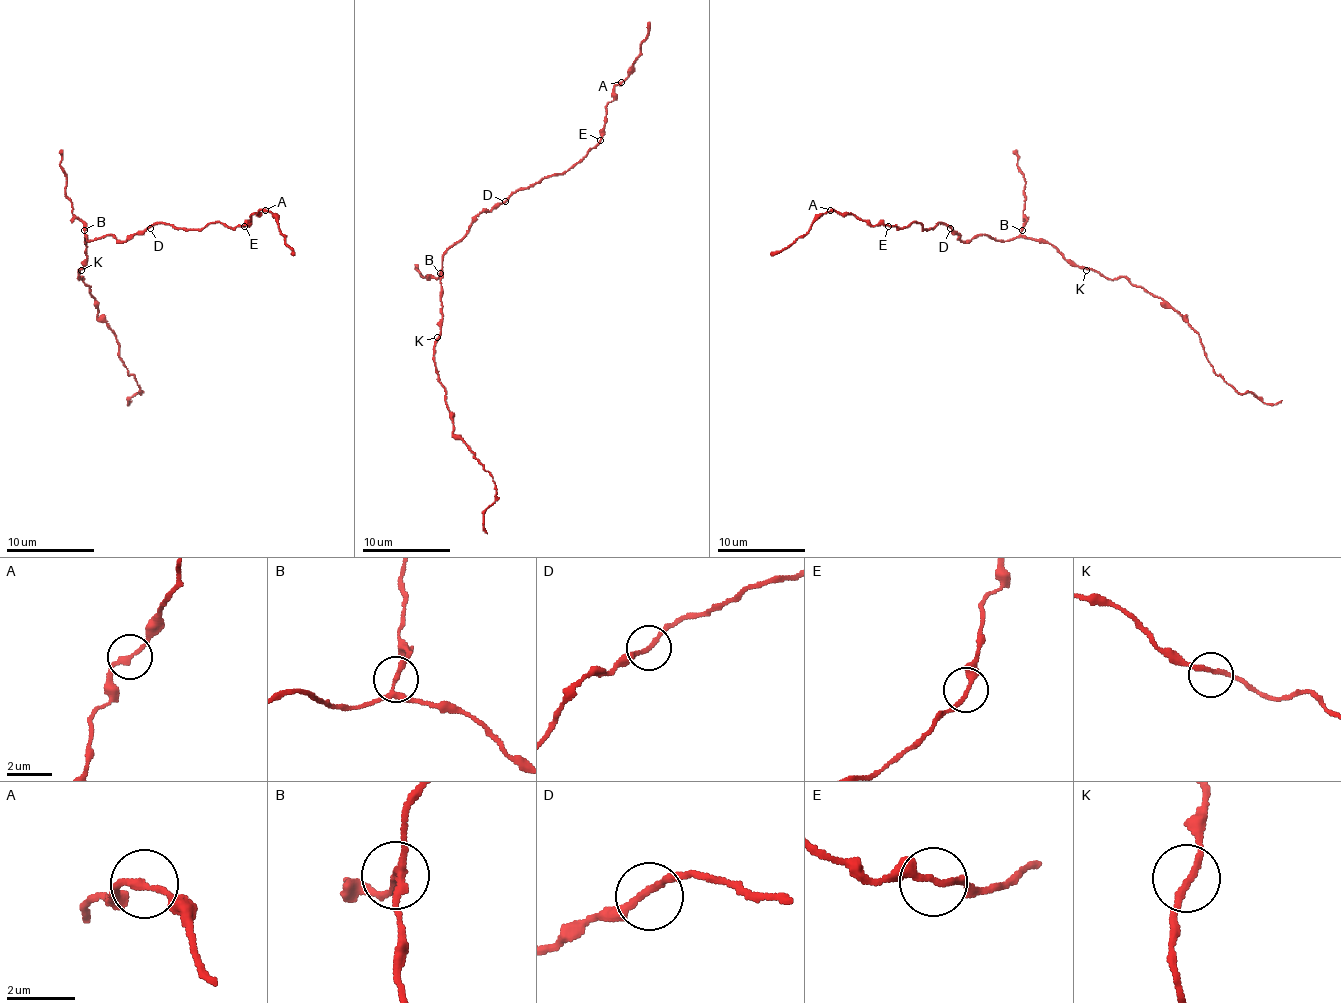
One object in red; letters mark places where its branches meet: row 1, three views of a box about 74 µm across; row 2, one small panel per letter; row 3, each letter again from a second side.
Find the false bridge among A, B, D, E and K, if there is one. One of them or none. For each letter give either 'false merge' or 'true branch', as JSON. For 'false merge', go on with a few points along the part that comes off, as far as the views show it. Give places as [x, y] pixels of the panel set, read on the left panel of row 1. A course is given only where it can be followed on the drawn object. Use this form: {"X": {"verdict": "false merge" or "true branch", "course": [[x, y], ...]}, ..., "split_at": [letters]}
{"A": {"verdict": "true branch"}, "B": {"verdict": "true branch"}, "D": {"verdict": "true branch"}, "E": {"verdict": "true branch"}, "K": {"verdict": "true branch"}, "split_at": []}

